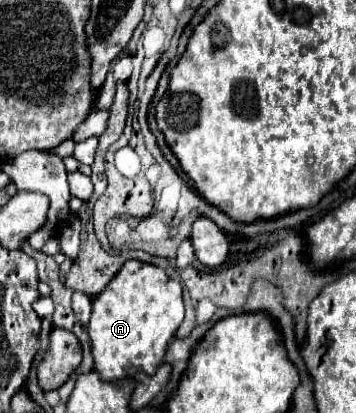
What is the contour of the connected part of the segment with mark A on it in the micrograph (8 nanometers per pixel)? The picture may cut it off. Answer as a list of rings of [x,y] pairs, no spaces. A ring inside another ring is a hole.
[[[127,260],[121,270],[115,274],[115,278],[105,286],[105,290],[93,298],[93,312],[91,322],[87,326],[89,338],[91,338],[91,352],[95,360],[95,372],[105,380],[121,380],[135,376],[137,372],[155,374],[155,370],[161,366],[163,356],[167,352],[169,342],[173,340],[177,328],[183,322],[183,286],[181,282],[167,276],[165,270],[145,264],[141,260]]]

